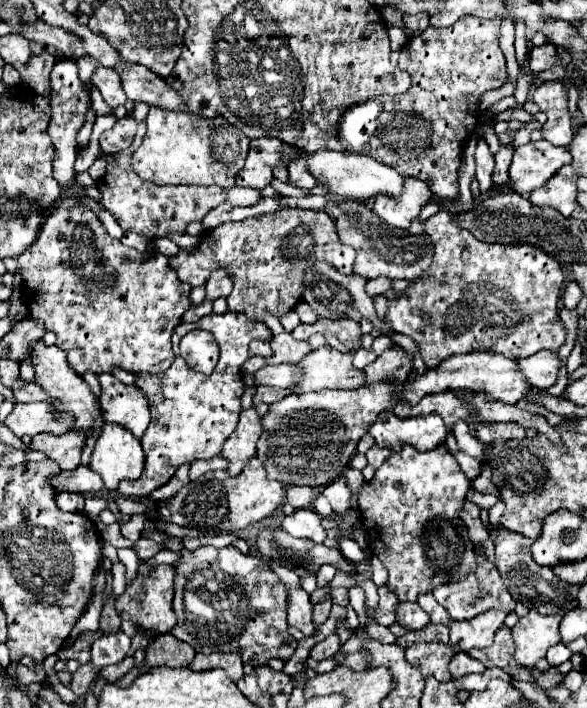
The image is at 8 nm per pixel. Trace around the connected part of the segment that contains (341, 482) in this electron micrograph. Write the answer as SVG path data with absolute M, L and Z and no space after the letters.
M337 478L335 482L331 482L329 486L325 486L323 496L329 500L331 508L335 514L345 514L349 510L349 498L351 498L351 490L345 484L345 478Z

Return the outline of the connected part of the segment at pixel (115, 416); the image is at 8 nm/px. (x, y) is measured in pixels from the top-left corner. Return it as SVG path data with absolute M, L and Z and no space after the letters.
M99 374L97 378L101 384L99 404L103 408L103 420L131 430L133 436L141 440L151 422L147 396L135 386L125 386L113 374Z

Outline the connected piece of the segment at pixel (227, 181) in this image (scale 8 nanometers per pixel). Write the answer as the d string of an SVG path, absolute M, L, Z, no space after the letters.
M151 106L147 114L147 134L143 144L133 152L133 168L139 178L165 186L165 184L199 184L199 186L233 186L235 176L241 172L249 142L237 128L227 124L223 116L203 118L195 112L165 110Z

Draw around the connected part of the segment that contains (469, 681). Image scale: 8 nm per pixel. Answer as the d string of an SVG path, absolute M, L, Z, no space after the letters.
M491 668L491 670L485 670L483 674L467 674L467 676L461 676L461 678L453 678L457 690L483 690L487 686L487 682L491 678L503 678L503 680L511 680L503 670L499 668Z

